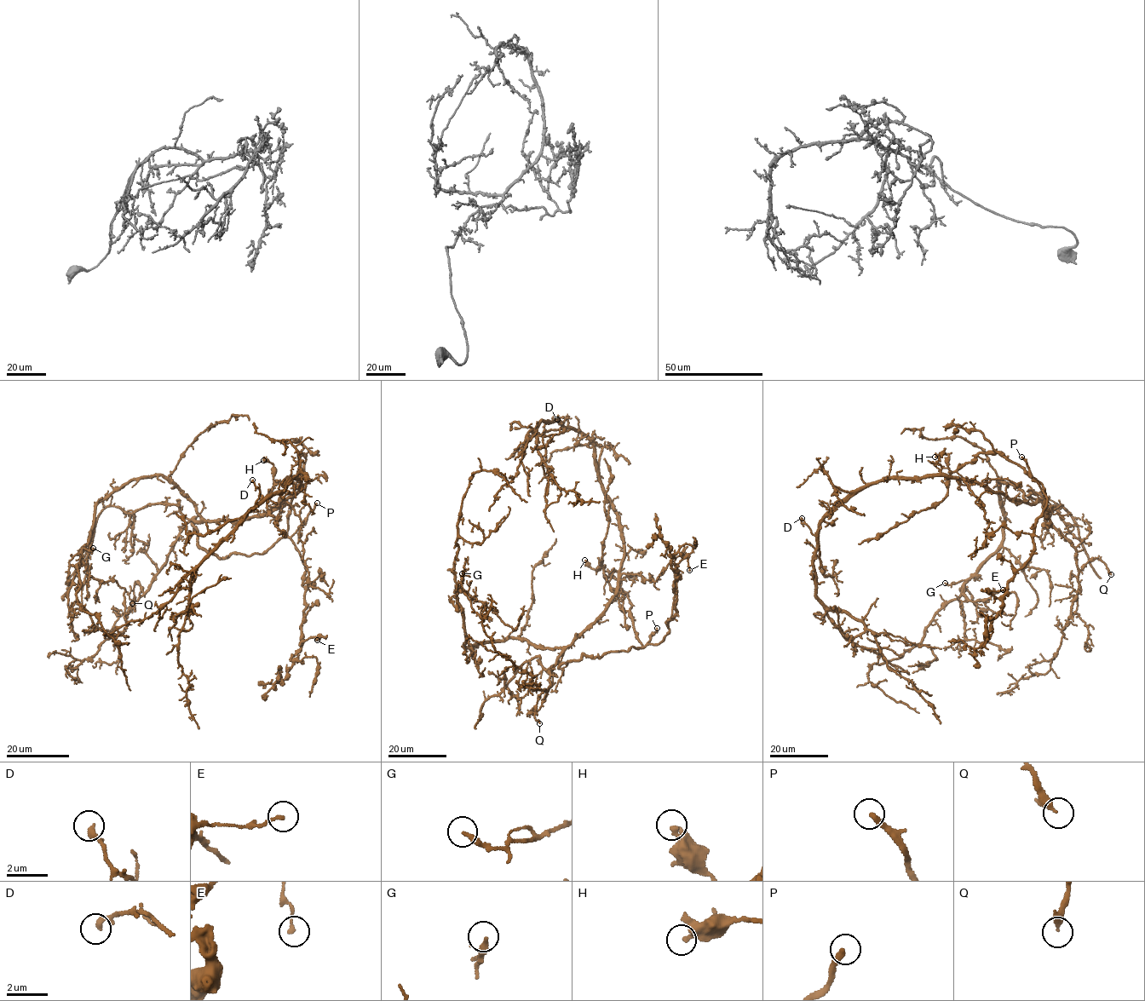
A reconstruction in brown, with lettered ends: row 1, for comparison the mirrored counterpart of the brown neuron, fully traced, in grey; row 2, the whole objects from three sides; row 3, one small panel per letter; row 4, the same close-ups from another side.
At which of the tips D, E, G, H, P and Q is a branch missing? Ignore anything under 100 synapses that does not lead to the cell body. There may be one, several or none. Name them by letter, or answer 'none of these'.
P

